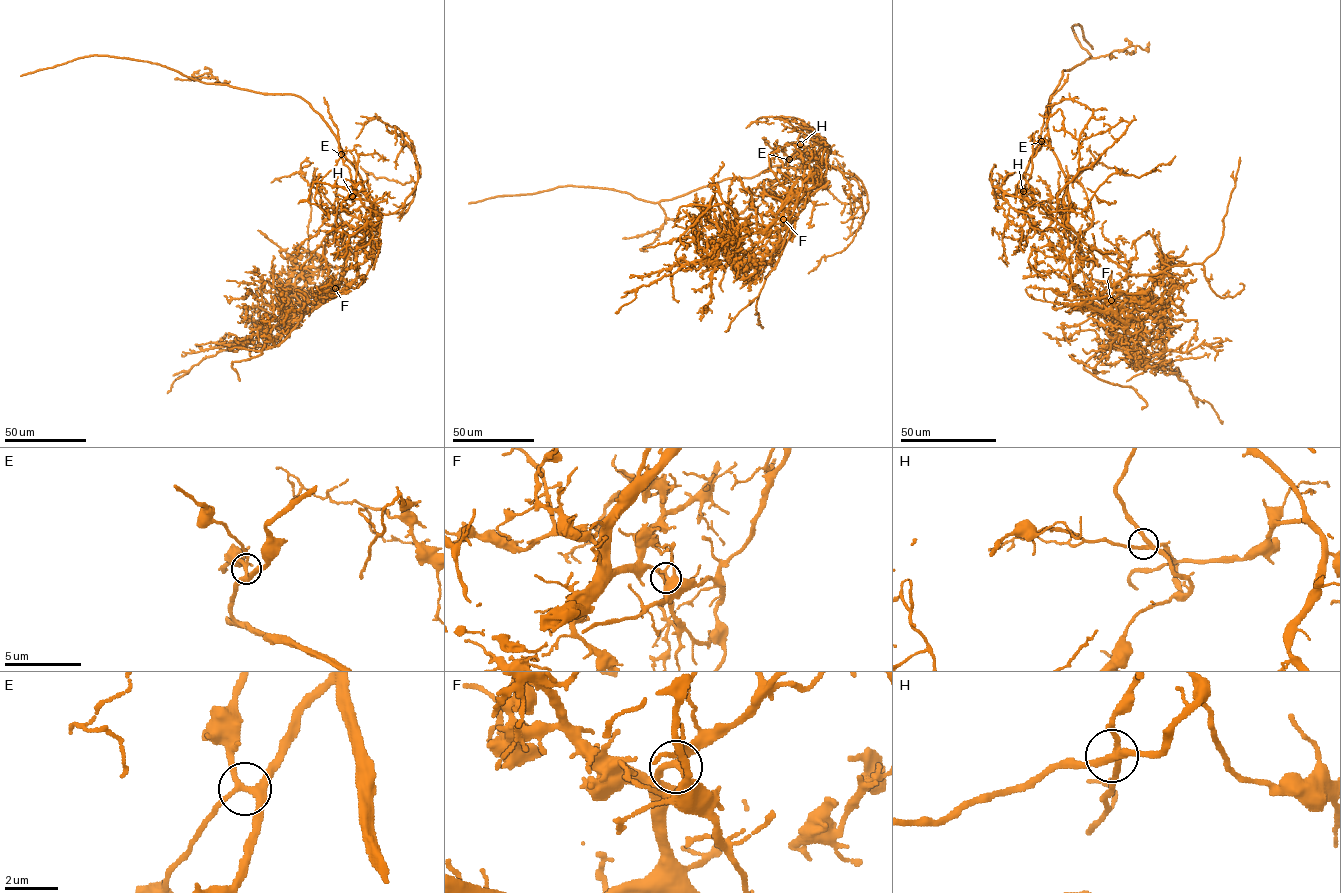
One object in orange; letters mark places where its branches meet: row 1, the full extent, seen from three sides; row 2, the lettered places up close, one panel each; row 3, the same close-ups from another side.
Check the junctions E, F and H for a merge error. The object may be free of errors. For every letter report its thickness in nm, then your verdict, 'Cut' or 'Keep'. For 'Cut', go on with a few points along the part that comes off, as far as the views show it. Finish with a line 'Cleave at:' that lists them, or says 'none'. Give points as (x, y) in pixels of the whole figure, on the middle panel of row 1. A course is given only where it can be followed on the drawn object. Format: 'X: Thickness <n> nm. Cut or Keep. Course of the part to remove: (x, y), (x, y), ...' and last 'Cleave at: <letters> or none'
E: Thickness 280 nm. Keep
F: Thickness 240 nm. Cut. Course of the part to remove: (783, 219), (791, 231), (807, 199), (828, 182), (813, 182), (783, 164), (656, 202), (573, 186), (469, 203)
H: Thickness 260 nm. Keep
Cleave at: F

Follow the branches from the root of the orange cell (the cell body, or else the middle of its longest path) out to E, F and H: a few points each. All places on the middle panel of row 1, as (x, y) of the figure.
E: (806, 175), (789, 166), (789, 159)
F: (806, 175), (818, 183), (828, 182), (808, 198), (791, 231), (789, 220), (783, 219)
H: (806, 175), (787, 164), (800, 146), (805, 149), (800, 144)

